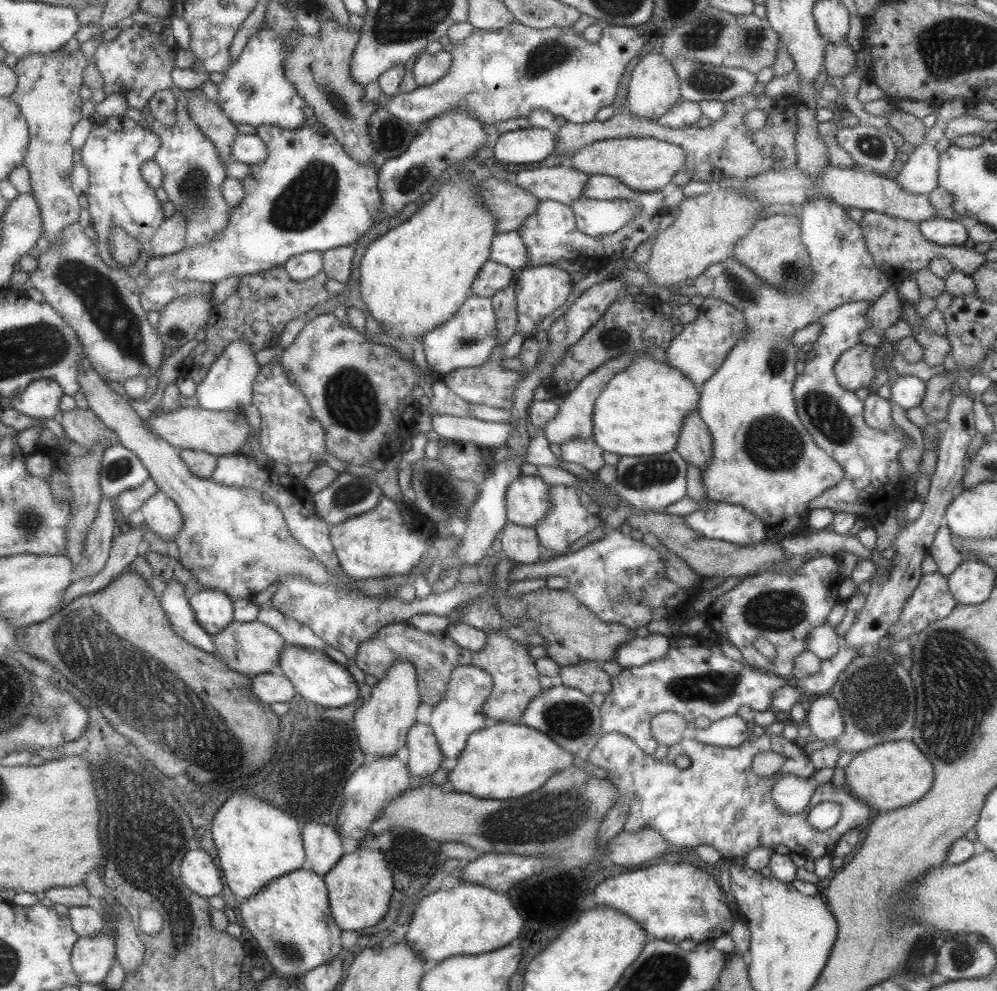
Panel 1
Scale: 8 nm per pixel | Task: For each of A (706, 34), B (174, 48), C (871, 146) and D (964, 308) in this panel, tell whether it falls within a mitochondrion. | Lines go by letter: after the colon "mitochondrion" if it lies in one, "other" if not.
A: mitochondrion
B: other
C: mitochondrion
D: other

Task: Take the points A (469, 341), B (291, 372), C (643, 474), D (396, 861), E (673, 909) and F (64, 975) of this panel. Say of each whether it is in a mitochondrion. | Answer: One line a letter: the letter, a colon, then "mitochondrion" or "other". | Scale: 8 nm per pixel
A: mitochondrion
B: other
C: mitochondrion
D: other
E: other
F: other

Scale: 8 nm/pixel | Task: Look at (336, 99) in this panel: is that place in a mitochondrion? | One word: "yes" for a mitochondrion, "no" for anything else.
yes

